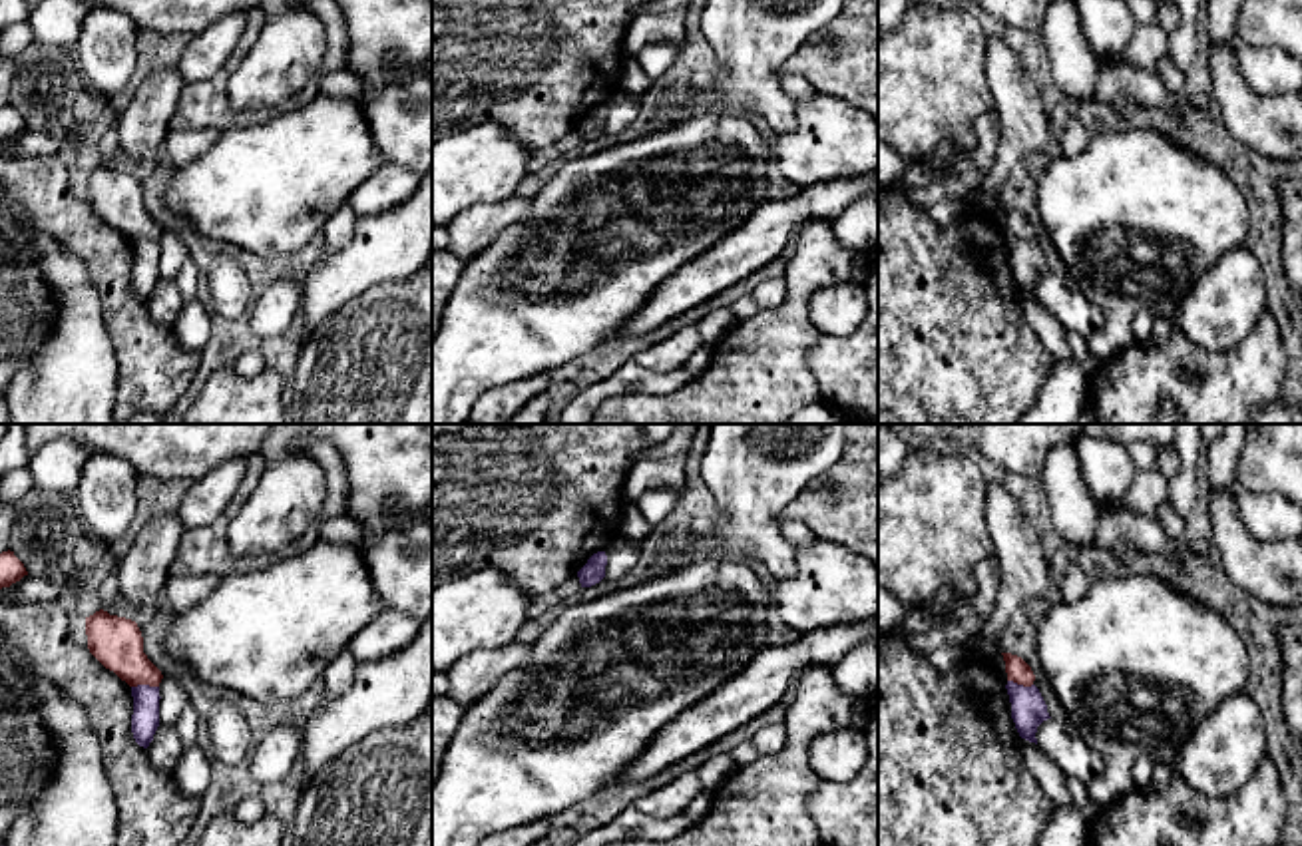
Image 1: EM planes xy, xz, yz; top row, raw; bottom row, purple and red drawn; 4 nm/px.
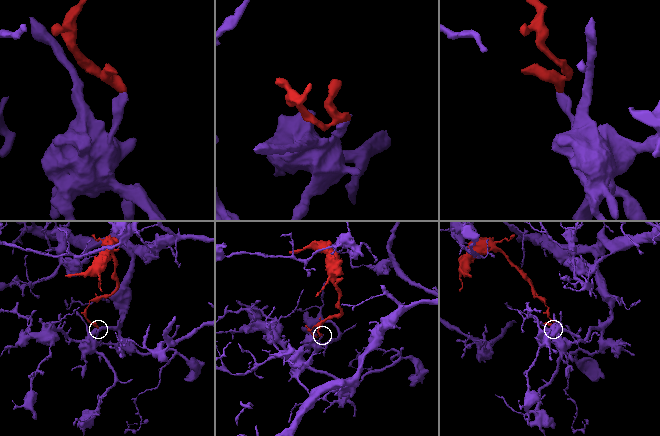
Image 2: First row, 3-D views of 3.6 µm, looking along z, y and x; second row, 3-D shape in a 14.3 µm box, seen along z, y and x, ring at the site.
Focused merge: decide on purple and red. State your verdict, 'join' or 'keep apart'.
keep apart

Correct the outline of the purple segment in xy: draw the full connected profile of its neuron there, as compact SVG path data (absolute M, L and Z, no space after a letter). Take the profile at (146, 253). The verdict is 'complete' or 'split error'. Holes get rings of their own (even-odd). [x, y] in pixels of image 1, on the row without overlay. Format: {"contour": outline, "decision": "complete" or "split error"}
{"contour": "M131 241L133 269L131 287L139 301L147 303L159 281L159 241Z", "decision": "complete"}

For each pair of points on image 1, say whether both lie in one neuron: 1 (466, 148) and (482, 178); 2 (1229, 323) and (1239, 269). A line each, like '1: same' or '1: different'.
1: same
2: same

